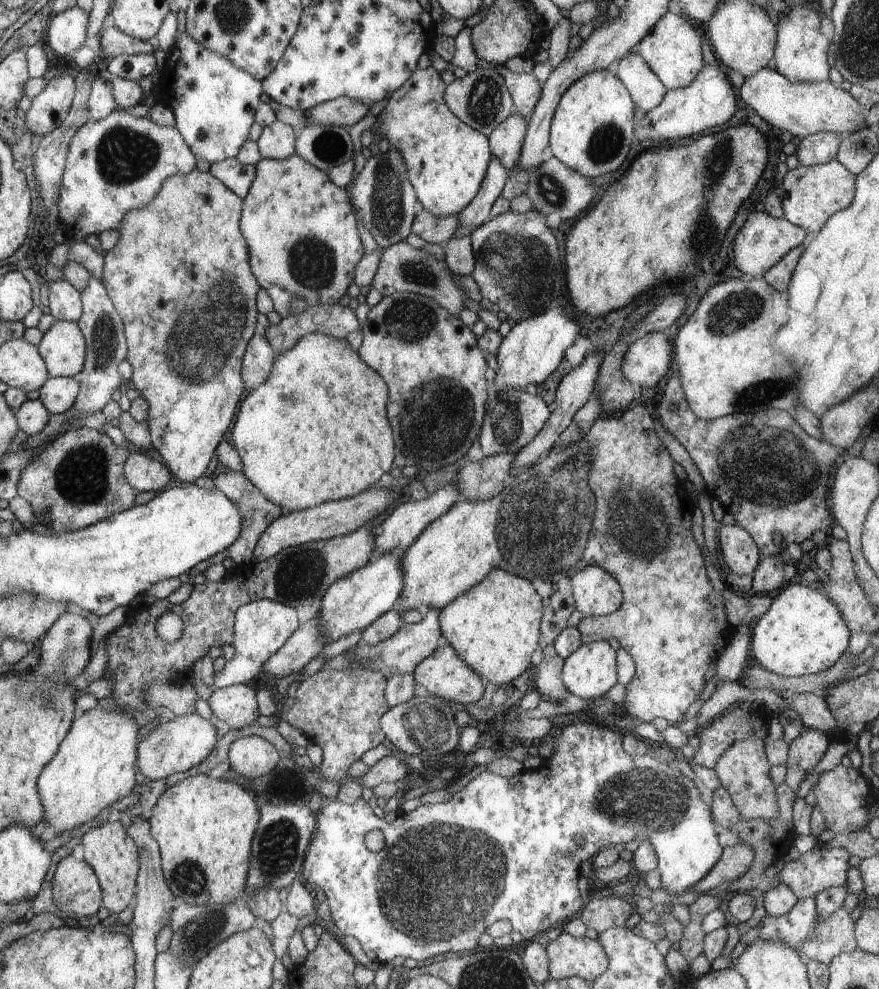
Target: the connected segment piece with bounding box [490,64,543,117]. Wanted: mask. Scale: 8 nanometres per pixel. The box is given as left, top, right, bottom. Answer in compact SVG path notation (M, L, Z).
M490 64L504 79L513 98L513 111L522 117L532 113L543 93L543 87L532 74L512 73L502 64Z

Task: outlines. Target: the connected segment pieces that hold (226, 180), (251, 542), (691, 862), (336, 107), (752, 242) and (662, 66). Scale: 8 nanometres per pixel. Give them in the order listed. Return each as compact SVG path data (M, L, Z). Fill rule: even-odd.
M234 158L212 163L209 174L243 200L248 195L256 172L255 166L241 164Z
M219 469L214 472L211 476L212 481L214 481L215 488L222 492L224 495L231 498L232 501L236 502L243 512L243 516L247 517L244 520L243 531L240 534L239 539L235 541L229 547L226 552L226 557L236 563L236 566L242 565L243 563L251 564L254 560L255 548L263 533L271 526L274 520L282 517L282 510L280 506L272 503L248 478L243 474L243 472L235 472L231 469Z
M584 719L576 720L570 726L566 726L560 736L549 739L553 743L554 754L550 756L550 759L544 760L539 769L533 772L524 770L513 778L500 777L492 772L485 771L480 776L476 776L469 784L466 784L460 792L456 792L448 802L419 806L414 812L408 812L408 814L399 812L394 822L385 822L384 819L377 818L362 797L352 805L346 805L340 801L330 802L328 806L324 806L316 814L318 818L317 830L305 856L304 878L309 887L324 891L324 896L326 896L330 907L330 918L334 921L336 928L342 935L357 938L366 956L375 963L394 961L396 956L400 956L403 959L414 959L420 964L420 962L424 963L426 958L433 958L448 952L472 953L472 950L478 946L478 938L500 920L510 921L514 930L524 937L524 943L530 942L530 940L534 941L536 934L540 934L546 928L550 928L550 926L554 926L554 924L558 924L558 922L562 922L562 920L566 920L570 916L574 916L586 903L580 896L580 890L576 888L578 864L590 860L594 854L599 854L600 850L605 847L628 843L635 840L635 838L650 840L652 847L656 851L655 856L657 857L657 867L660 871L659 879L662 882L662 887L675 900L685 891L696 888L722 858L723 848L717 838L716 824L714 824L711 816L709 802L704 800L697 780L692 781L683 773L672 770L668 763L660 762L652 754L629 756L622 748L622 738L624 737L622 732L608 730L608 727L600 723L585 722ZM374 829L379 829L385 837L384 848L376 853L368 851L365 846L366 834ZM576 835L581 835L585 839L584 847L576 845Z
M340 97L308 111L307 124L315 123L349 128L366 117L371 107L360 100Z
M752 212L748 220L736 236L734 242L735 266L740 270L746 279L766 274L768 270L775 267L780 260L783 260L788 252L802 245L806 238L806 229L791 224L783 218L775 218L764 212Z
M668 12L652 28L652 31L648 32L648 35L636 46L635 52L667 90L688 87L705 66L702 62L700 36L694 32L694 28L690 26L690 22L684 18L684 15L672 14L672 12Z

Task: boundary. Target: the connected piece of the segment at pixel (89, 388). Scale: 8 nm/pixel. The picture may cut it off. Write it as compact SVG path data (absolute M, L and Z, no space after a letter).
M91 273L82 292L82 302L83 316L77 324L82 327L83 336L86 338L87 355L83 371L74 376L74 380L79 382L79 397L72 410L73 415L94 415L112 401L112 393L116 388L124 390L118 364L126 360L129 350L123 320L103 282L96 280Z

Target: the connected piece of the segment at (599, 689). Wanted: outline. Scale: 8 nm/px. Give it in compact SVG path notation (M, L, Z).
M607 640L583 643L563 660L562 683L568 693L599 699L616 684L616 652Z

